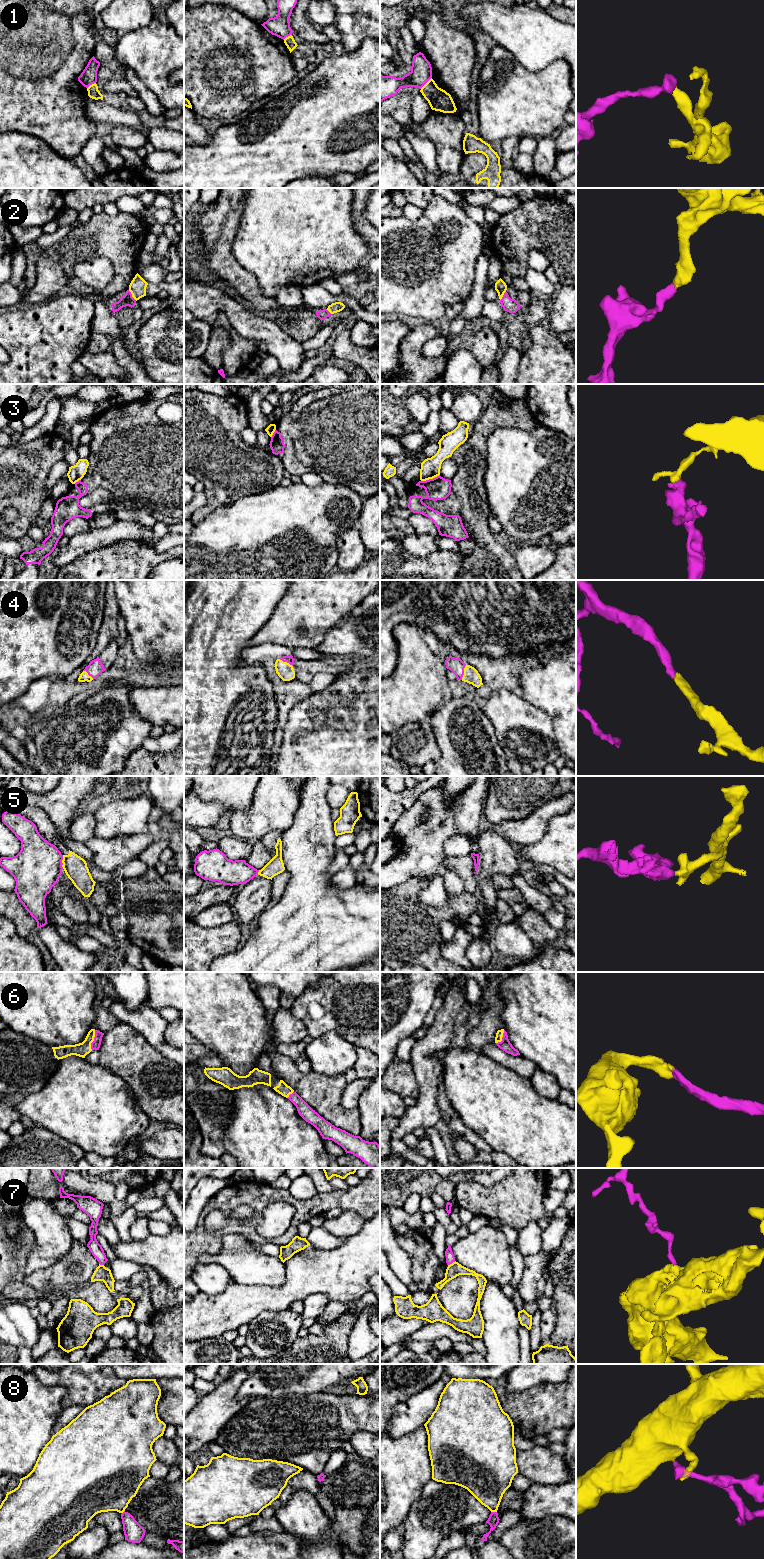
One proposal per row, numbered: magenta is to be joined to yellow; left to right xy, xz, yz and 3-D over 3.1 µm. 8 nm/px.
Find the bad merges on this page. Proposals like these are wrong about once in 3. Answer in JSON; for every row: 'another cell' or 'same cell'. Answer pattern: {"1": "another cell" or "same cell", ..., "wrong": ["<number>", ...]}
{"1": "another cell", "2": "same cell", "3": "another cell", "4": "same cell", "5": "another cell", "6": "same cell", "7": "another cell", "8": "same cell", "wrong": ["1", "3", "5", "7"]}

